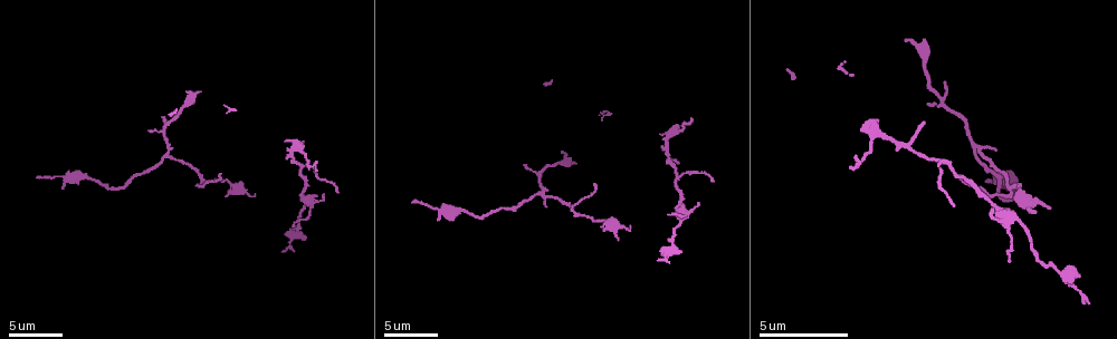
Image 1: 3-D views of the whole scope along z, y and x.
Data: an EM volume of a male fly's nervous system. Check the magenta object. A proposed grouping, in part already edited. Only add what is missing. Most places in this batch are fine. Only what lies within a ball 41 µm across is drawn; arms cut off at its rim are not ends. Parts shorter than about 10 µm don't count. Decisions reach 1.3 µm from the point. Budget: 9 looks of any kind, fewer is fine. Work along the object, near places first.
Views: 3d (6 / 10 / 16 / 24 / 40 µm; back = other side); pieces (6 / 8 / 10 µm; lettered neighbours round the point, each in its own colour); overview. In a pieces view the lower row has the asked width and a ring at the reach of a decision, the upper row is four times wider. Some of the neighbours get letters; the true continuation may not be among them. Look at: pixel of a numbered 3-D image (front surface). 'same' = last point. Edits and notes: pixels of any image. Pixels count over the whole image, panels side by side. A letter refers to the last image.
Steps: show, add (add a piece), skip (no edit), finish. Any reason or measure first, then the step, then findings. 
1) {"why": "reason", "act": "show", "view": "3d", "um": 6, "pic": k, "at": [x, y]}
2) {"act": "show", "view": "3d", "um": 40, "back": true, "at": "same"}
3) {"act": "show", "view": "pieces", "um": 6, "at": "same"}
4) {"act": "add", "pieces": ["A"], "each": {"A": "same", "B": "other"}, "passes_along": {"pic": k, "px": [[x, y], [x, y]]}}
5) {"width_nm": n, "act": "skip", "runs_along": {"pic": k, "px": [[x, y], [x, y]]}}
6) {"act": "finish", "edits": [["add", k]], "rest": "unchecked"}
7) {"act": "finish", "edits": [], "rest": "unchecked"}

{"why": "an open end", "act": "show", "view": "pieces", "um": 6, "pic": 1, "at": [666, 261]}

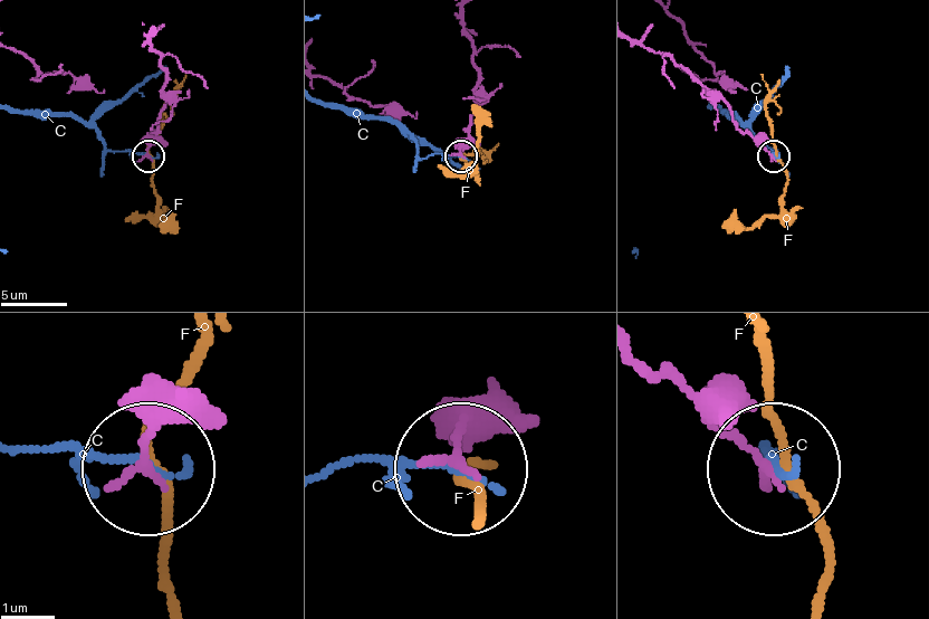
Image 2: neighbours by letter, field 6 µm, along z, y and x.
{"act": "skip", "each": {"C": "other", "F": "other"}, "found": "none of them fits"}

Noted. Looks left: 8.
{"why": "tapers out", "act": "show", "view": "pieces", "um": 8, "pic": 1, "at": [669, 214]}

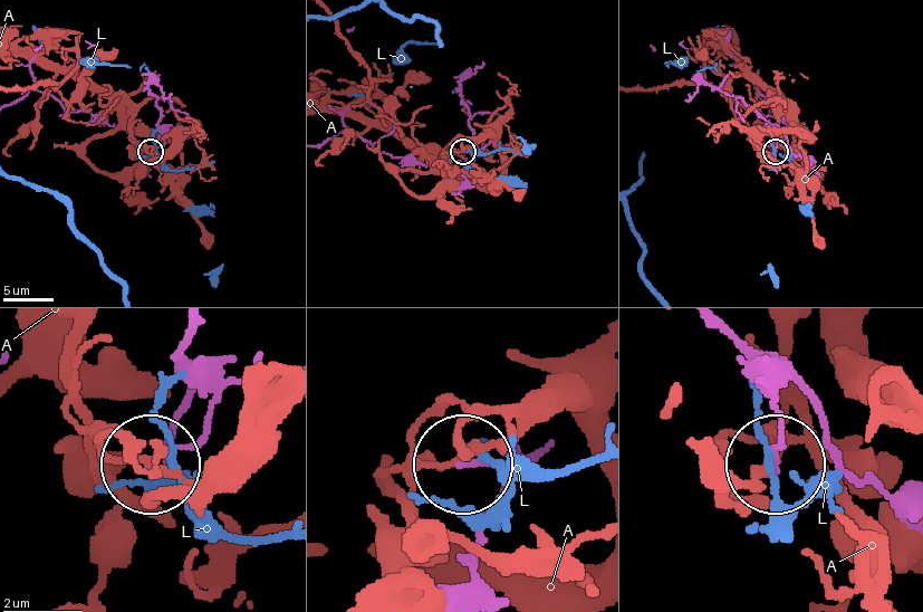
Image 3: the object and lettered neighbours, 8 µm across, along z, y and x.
{"act": "skip", "each": {"A": "other", "L": "other"}, "found": "none of them fits"}

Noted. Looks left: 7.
{"why": "free end", "act": "show", "view": "pieces", "um": 8, "pic": 1, "at": [218, 174]}

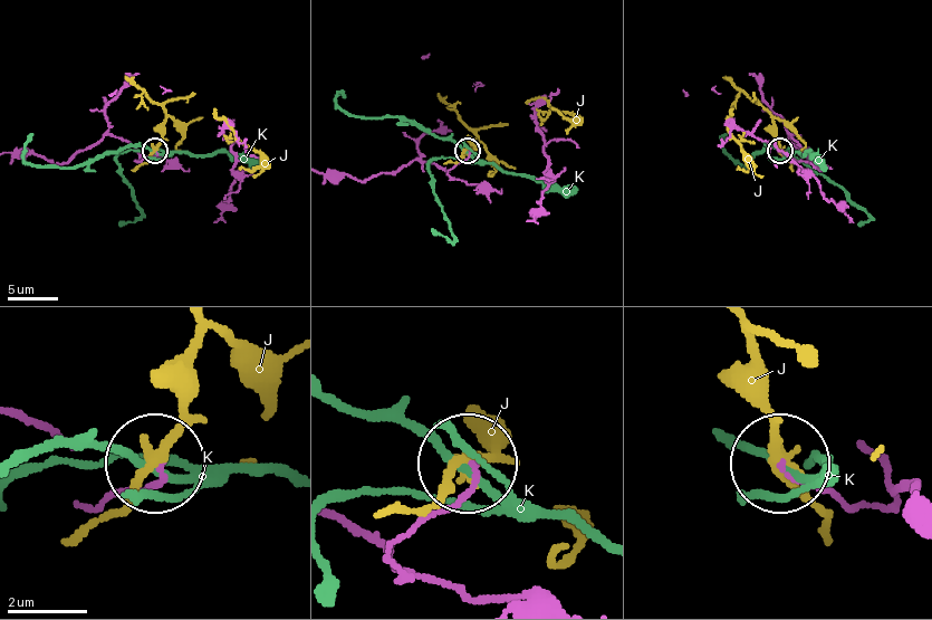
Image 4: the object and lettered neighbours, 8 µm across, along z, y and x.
{"act": "skip", "each": {"J": "other", "K": "other"}, "runs_along": {"pic": 4, "px": [[905, 483], [848, 503], [788, 466]]}, "found": "no lettered piece goes on from it"}

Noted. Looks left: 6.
{"why": "tapers out", "act": "show", "view": "3d", "um": 6, "pic": 1, "at": [929, 107]}

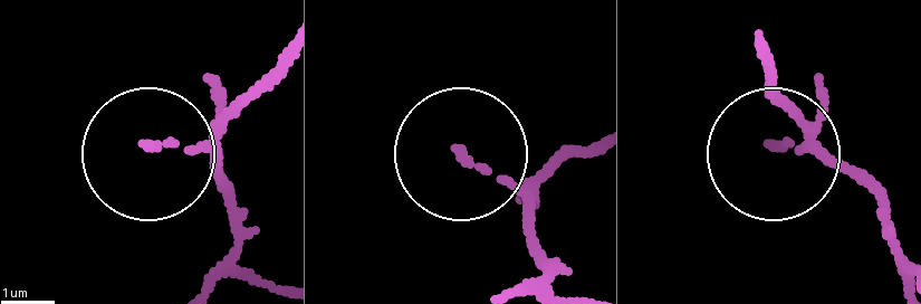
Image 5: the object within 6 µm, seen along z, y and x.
{"act": "show", "view": "pieces", "um": 10, "pic": 5, "at": [769, 146]}

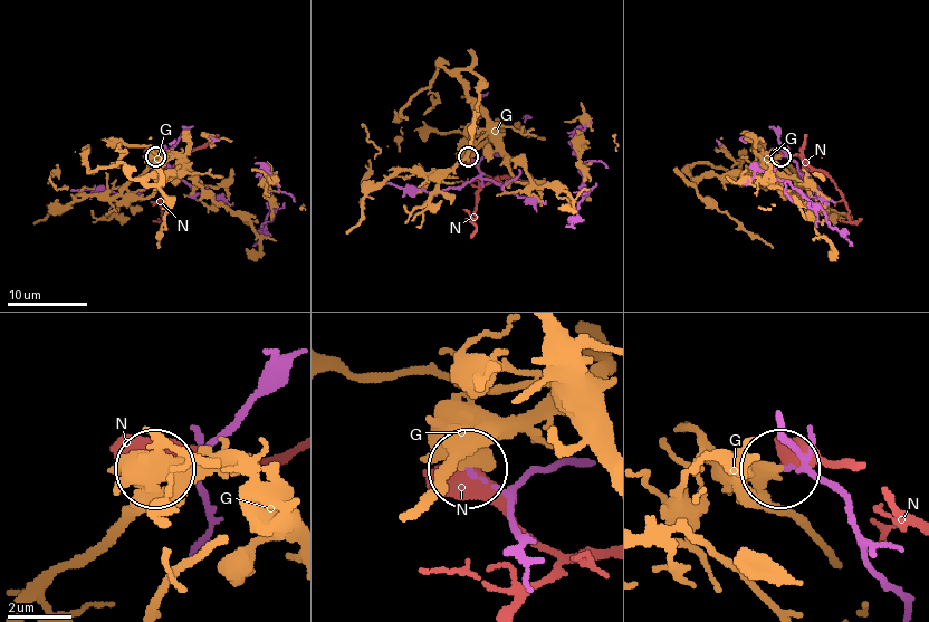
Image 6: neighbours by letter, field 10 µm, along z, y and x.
{"act": "skip", "each": {"G": "other", "N": "other"}, "runs_along": {"pic": 6, "px": [[871, 546], [840, 495], [786, 469]]}, "found": "no lettered piece goes on from it"}

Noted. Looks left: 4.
{"act": "finish", "edits": [], "rest": "unchecked"}

